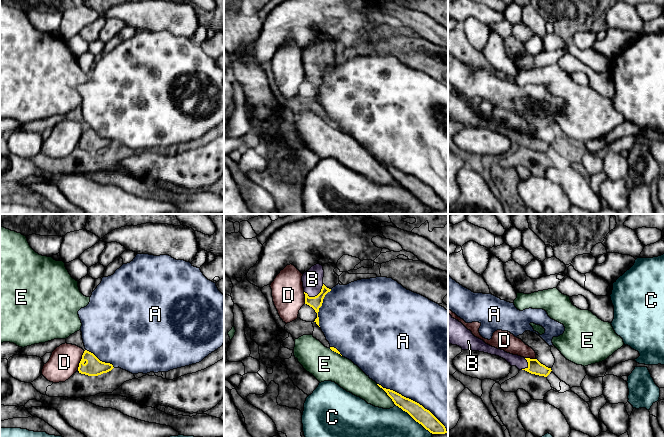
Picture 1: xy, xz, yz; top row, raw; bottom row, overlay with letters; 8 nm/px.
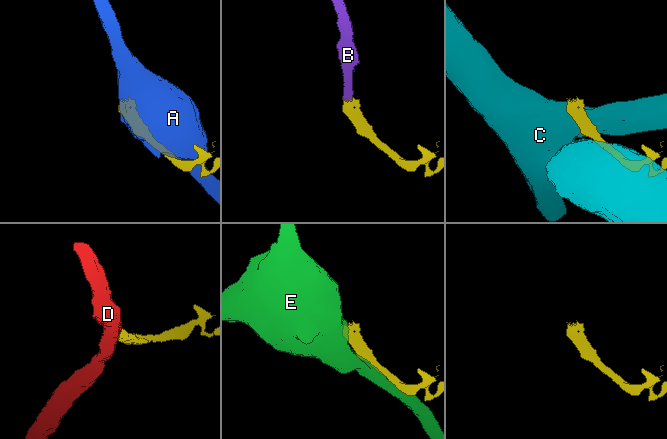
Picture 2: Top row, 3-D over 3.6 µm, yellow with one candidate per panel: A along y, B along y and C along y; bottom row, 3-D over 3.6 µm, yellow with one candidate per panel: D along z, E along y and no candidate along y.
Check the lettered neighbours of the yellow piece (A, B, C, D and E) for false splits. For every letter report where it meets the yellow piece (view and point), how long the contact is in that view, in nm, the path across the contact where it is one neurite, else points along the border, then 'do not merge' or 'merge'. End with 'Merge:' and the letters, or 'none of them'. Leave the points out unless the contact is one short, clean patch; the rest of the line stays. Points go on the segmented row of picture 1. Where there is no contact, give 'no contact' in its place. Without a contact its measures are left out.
A: xz (414, 401) | 700 nm | do not merge
B: xz (315, 296) | 170 nm | across xz (315, 302), (315, 296), (312, 279) | merge
C: xz (414, 419) | 380 nm | do not merge
D: xy (81, 360) | 160 nm | along xy (84, 351), (77, 369) | do not merge
E: xz (387, 394) | 220 nm | do not merge
Merge: B

